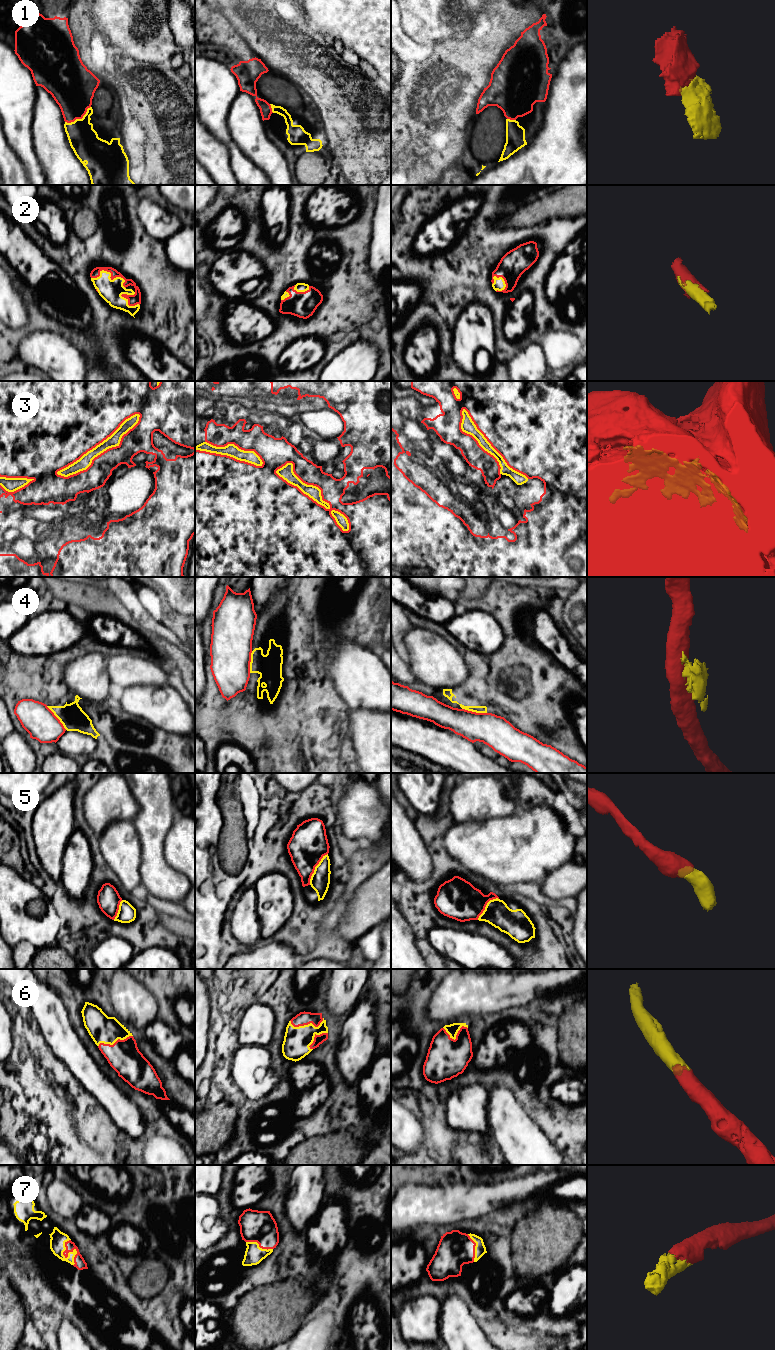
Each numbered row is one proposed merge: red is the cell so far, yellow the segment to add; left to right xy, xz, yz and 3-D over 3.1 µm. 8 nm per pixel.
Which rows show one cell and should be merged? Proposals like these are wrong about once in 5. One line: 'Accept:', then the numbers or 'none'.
Accept: 1, 2, 3, 5, 6, 7

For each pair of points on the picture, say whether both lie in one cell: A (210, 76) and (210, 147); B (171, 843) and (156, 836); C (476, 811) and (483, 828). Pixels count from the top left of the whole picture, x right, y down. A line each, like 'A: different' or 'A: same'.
A: different
B: different
C: different

